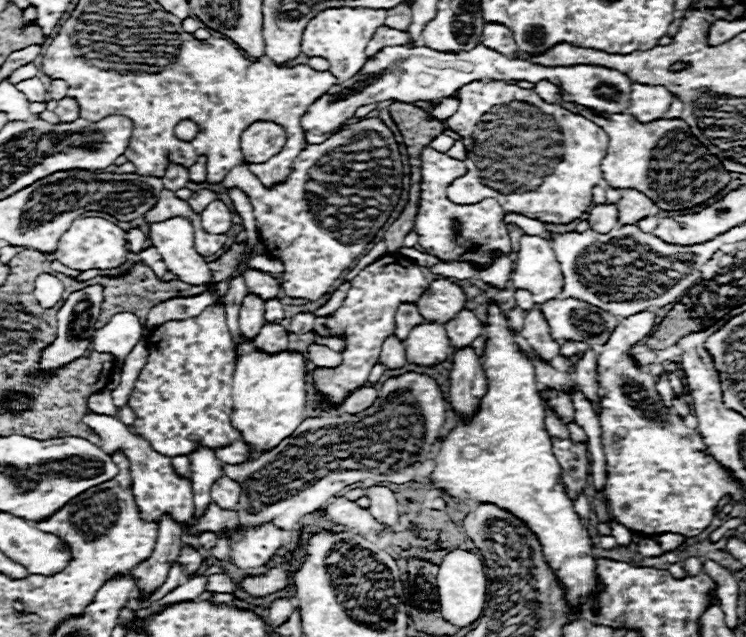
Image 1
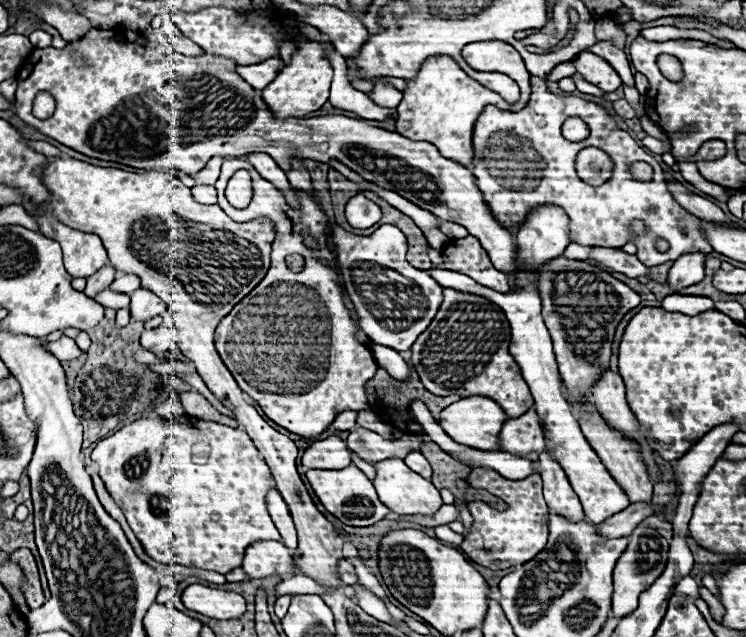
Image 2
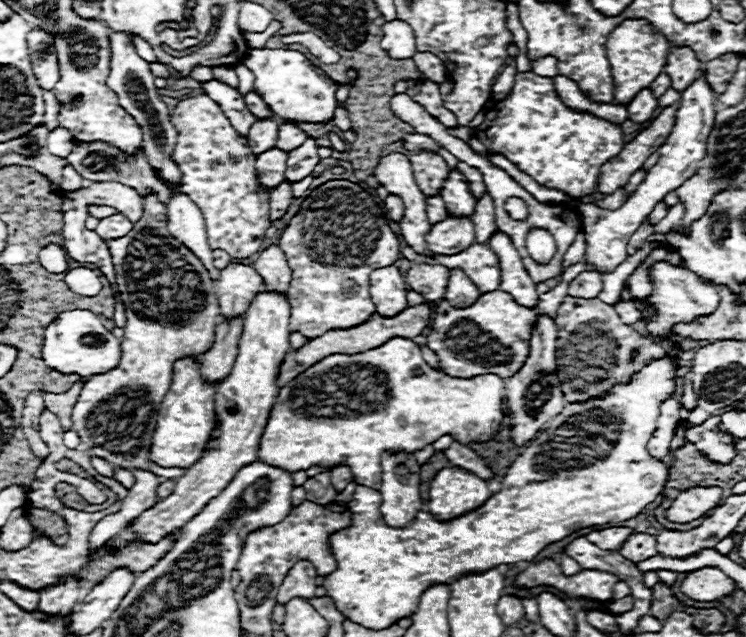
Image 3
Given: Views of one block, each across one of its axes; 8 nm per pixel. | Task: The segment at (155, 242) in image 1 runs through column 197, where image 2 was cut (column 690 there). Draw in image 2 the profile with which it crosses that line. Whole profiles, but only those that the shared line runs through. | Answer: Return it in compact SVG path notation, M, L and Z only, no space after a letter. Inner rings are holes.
M688 252L674 260L674 266L668 272L668 284L678 292L680 288L698 284L704 278L704 262L708 254L704 252Z

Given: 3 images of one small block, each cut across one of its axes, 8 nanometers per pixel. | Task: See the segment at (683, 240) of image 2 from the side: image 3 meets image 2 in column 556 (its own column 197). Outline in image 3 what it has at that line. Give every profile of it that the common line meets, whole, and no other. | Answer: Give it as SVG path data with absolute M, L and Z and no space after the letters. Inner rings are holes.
M198 94L192 98L182 100L176 110L170 116L170 122L174 128L178 128L180 136L172 152L172 160L178 164L182 172L182 192L190 196L190 200L202 210L206 234L208 234L208 246L212 250L226 250L232 258L250 258L252 254L260 252L264 232L270 226L268 216L268 192L262 192L262 188L256 182L254 162L256 156L252 156L248 142L238 136L230 124L230 120L224 116L222 108L208 98L206 94Z

